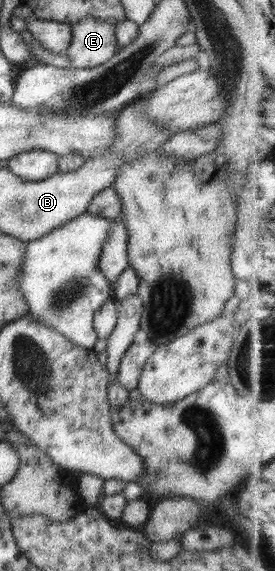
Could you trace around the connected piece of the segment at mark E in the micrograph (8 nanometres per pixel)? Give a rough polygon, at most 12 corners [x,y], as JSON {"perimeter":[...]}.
{"perimeter":[[85,16],[65,52],[74,68],[106,62],[118,49],[115,23]]}

